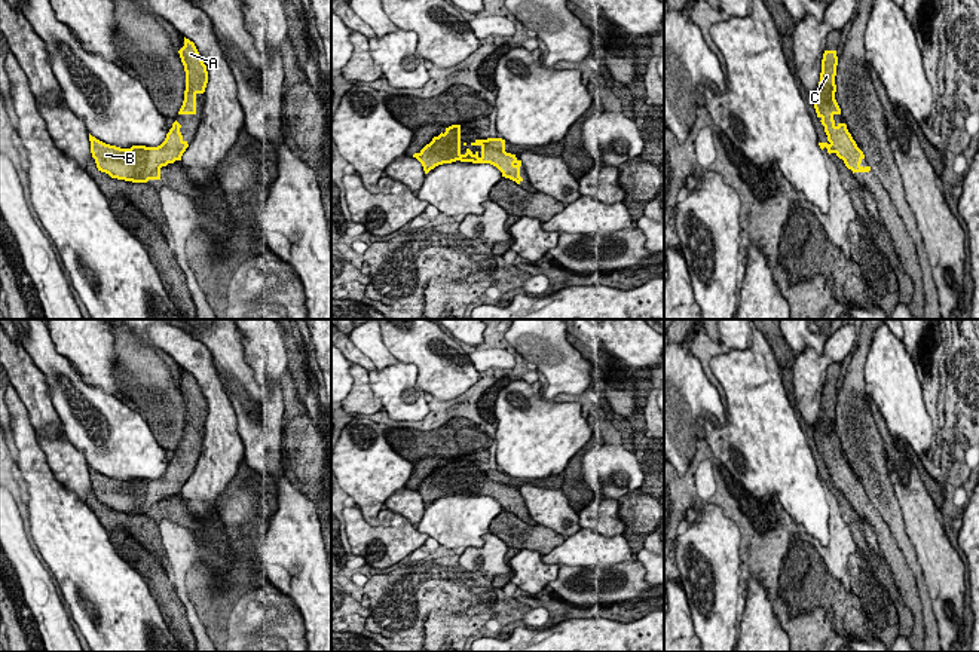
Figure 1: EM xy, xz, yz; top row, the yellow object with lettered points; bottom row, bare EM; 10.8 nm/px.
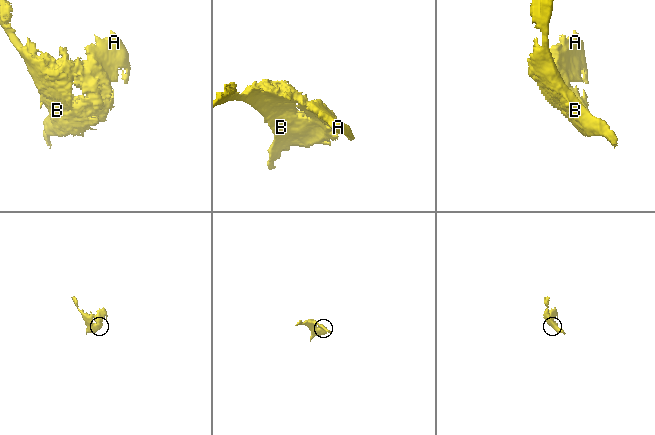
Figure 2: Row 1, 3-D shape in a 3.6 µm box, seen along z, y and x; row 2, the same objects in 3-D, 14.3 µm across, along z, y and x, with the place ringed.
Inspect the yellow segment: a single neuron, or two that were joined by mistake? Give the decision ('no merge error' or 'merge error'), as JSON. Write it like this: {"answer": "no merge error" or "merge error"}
{"answer": "no merge error"}

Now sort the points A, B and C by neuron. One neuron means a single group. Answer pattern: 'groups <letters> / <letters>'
groups A B C

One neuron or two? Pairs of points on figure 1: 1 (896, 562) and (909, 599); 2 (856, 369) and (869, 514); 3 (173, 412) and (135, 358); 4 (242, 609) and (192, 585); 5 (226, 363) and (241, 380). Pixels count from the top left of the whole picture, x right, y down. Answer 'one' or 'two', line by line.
1: one
2: two
3: one
4: one
5: one

